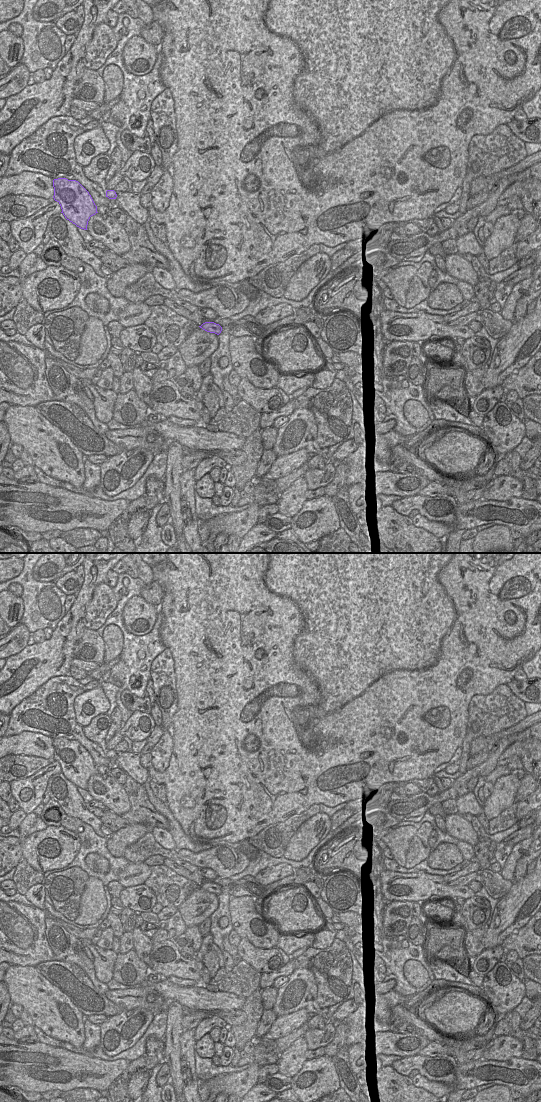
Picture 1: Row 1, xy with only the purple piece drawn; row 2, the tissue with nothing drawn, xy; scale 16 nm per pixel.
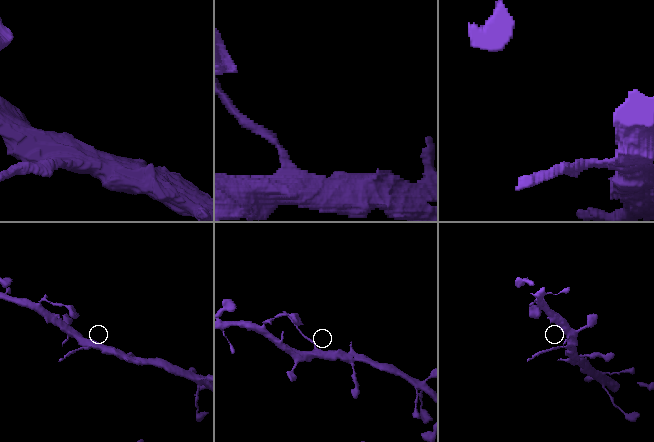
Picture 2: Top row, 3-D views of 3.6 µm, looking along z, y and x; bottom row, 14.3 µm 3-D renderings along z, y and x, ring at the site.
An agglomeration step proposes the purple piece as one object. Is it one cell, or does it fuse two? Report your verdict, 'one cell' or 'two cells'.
two cells

